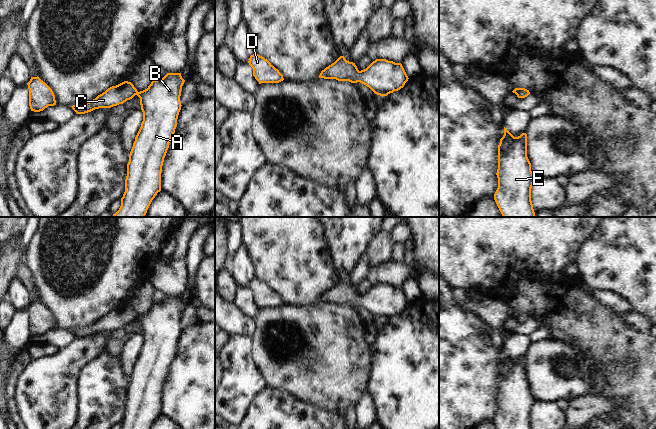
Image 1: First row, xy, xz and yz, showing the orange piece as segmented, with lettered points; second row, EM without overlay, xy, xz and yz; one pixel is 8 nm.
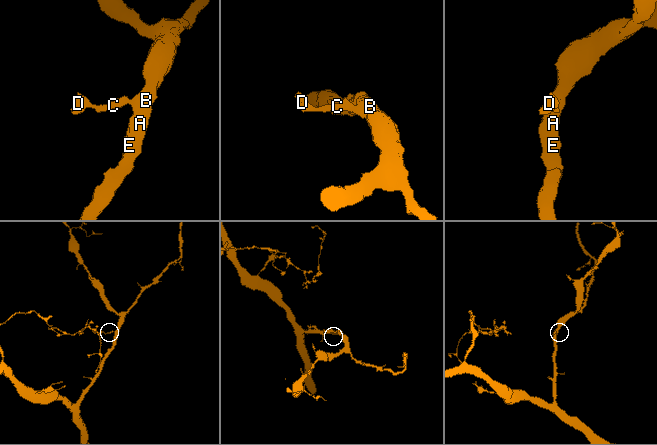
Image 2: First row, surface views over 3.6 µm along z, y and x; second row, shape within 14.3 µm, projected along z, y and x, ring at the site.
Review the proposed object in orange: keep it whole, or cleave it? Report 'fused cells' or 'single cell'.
single cell

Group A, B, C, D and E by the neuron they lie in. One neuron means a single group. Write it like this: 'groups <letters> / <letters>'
groups A B C D E

